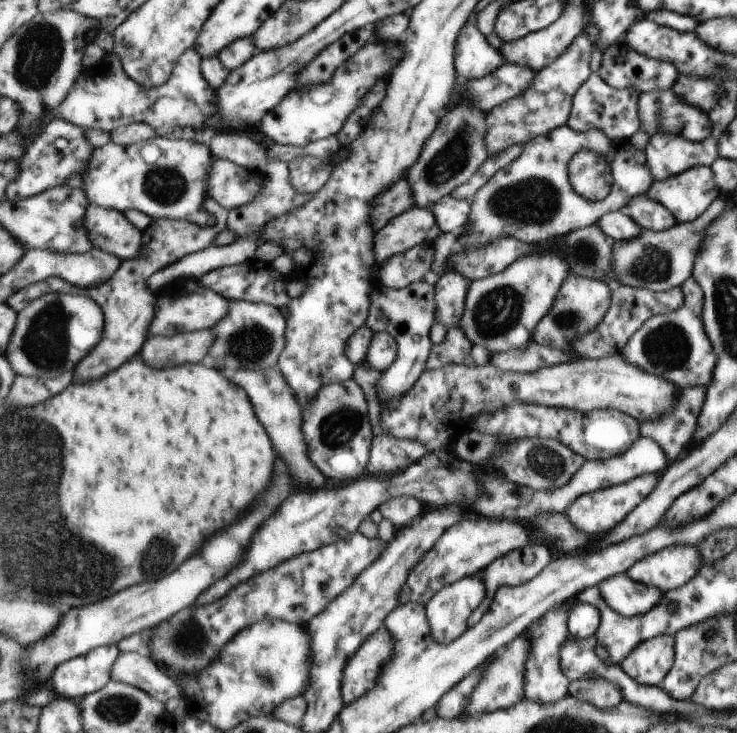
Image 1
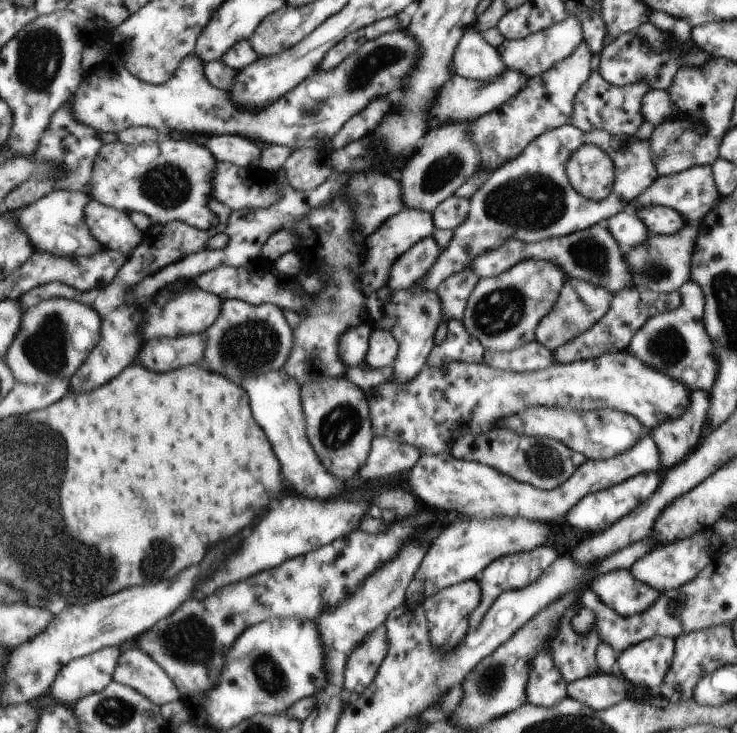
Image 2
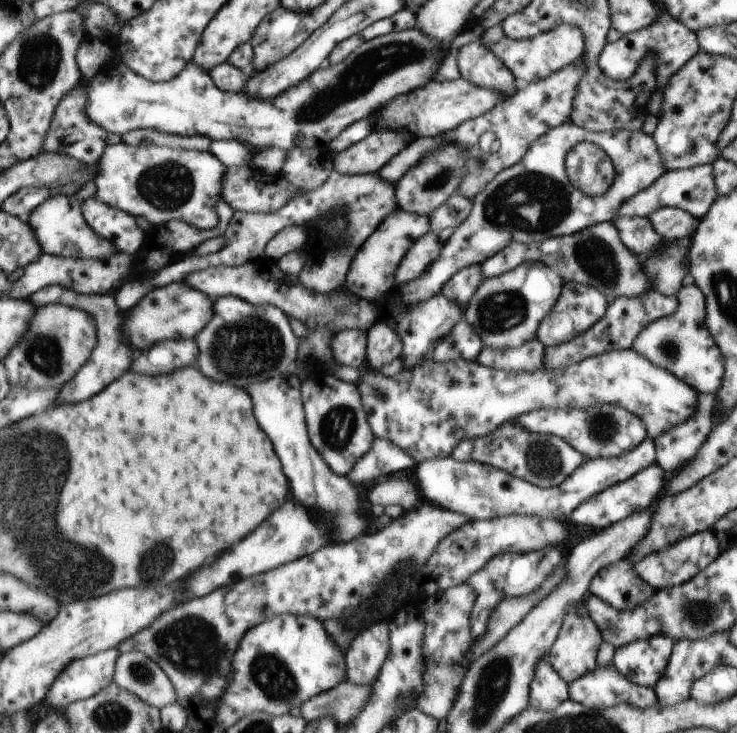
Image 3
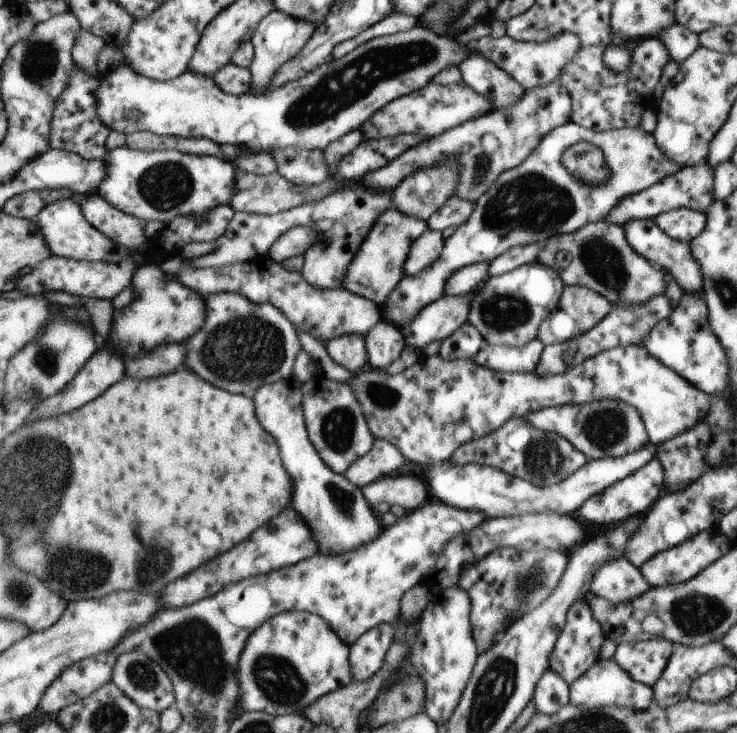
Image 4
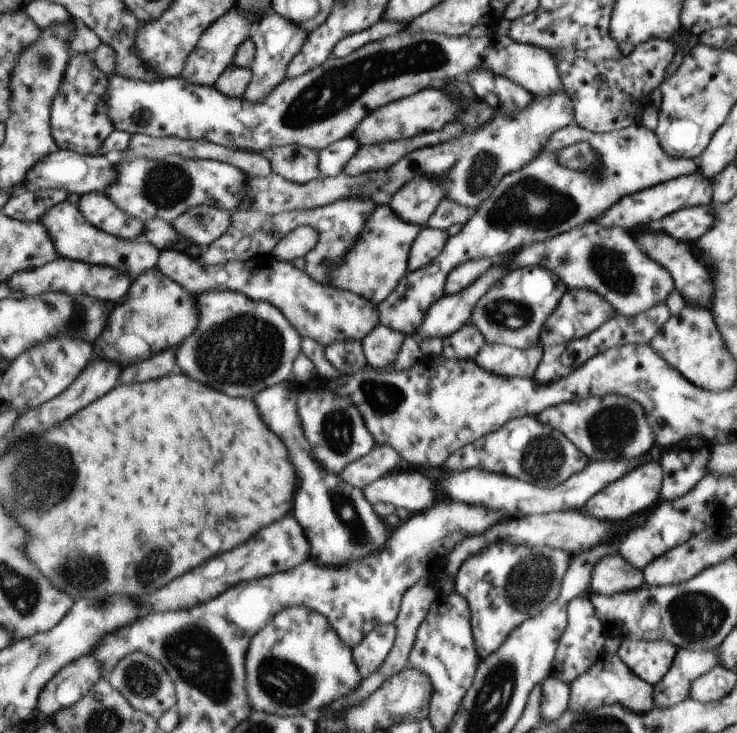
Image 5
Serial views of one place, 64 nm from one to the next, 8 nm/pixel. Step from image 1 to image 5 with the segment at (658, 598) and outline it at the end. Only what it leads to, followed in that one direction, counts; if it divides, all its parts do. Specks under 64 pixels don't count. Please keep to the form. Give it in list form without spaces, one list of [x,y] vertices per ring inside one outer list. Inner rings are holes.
[[[620,553],[604,556],[592,570],[590,591],[606,596],[630,592],[645,584],[642,569],[634,568]]]

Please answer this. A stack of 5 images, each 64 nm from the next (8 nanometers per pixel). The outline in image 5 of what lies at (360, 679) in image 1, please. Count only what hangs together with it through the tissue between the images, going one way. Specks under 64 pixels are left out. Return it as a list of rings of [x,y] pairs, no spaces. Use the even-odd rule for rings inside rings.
[[[387,624],[376,627],[356,648],[352,649],[362,679],[380,670],[389,652],[396,646],[396,638],[397,626]]]

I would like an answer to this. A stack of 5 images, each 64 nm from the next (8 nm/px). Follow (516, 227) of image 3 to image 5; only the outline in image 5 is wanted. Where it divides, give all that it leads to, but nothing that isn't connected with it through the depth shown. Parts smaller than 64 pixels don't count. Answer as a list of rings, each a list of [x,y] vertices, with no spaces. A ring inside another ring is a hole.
[[[576,122],[566,125],[562,130],[554,132],[550,140],[546,142],[546,148],[524,168],[518,172],[511,172],[502,178],[501,182],[494,187],[493,195],[478,210],[475,210],[465,222],[464,228],[454,236],[448,238],[442,252],[426,266],[422,266],[407,274],[400,280],[397,288],[390,293],[390,296],[377,305],[380,313],[380,322],[386,328],[393,328],[396,332],[414,336],[414,332],[422,326],[426,320],[426,312],[430,310],[445,295],[445,283],[449,273],[454,271],[462,263],[478,258],[490,258],[496,260],[498,256],[515,252],[517,249],[537,243],[538,240],[545,241],[560,232],[568,232],[572,228],[578,228],[590,220],[596,220],[604,210],[614,206],[626,195],[634,195],[637,192],[645,191],[647,188],[656,187],[657,184],[665,183],[667,180],[694,174],[699,170],[698,161],[692,158],[672,157],[661,147],[657,133],[644,127],[642,124],[629,126],[622,130],[605,133],[593,133]],[[576,142],[588,142],[592,148],[598,151],[602,161],[602,176],[592,176],[590,172],[580,170],[566,170],[562,164],[558,164],[558,152],[564,146],[576,144]]]

